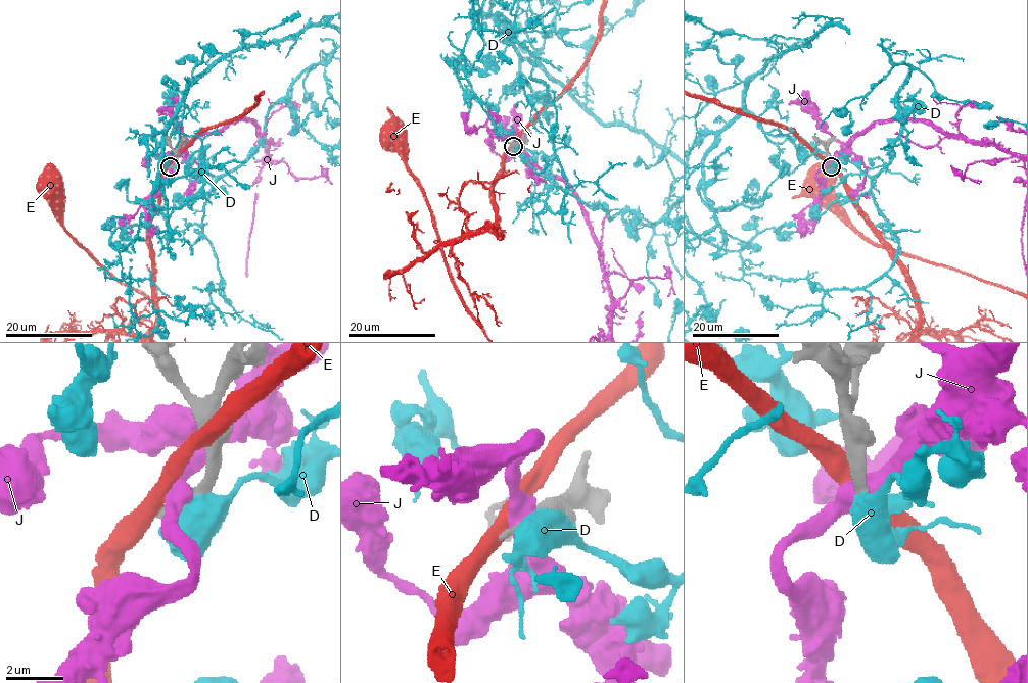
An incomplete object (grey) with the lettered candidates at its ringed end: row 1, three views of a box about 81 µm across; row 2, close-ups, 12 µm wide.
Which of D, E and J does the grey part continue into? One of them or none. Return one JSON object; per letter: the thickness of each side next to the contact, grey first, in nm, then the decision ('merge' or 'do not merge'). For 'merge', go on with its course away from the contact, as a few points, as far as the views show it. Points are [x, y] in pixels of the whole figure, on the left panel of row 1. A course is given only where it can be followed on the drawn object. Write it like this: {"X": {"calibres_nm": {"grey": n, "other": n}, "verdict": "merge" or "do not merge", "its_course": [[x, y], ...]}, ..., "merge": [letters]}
{"D": {"calibres_nm": {"grey": 480, "other": 550}, "verdict": "do not merge"}, "E": {"calibres_nm": {"grey": 400, "other": 550}, "verdict": "do not merge"}, "J": {"calibres_nm": {"grey": 460, "other": 550}, "verdict": "do not merge"}, "merge": []}

